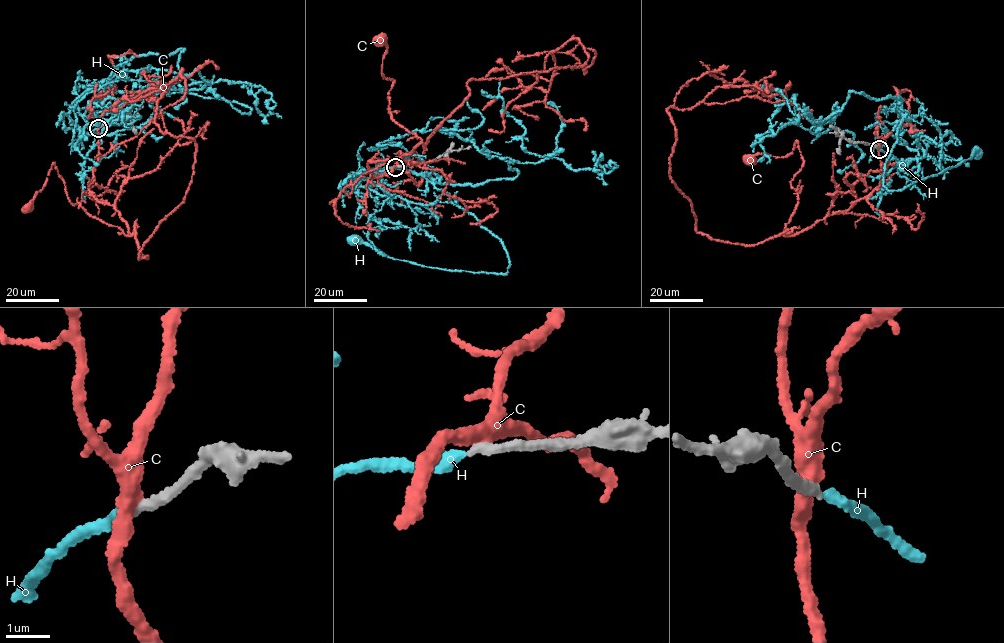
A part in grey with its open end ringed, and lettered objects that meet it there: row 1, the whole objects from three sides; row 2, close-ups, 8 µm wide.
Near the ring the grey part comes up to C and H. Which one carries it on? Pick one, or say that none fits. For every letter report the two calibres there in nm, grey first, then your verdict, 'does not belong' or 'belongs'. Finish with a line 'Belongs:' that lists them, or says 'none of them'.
C: 240/320 nm | does not belong
H: 200/240 nm | belongs
Belongs: H

